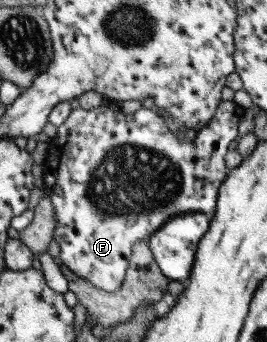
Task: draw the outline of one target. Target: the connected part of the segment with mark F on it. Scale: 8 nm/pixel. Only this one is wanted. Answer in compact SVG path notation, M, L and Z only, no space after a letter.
M232 100L221 101L214 112L214 115L208 120L208 123L201 127L198 132L193 133L189 138L176 136L172 134L164 118L154 109L139 108L133 113L126 113L122 108L112 111L108 106L98 106L92 109L80 109L74 107L70 110L68 117L56 126L56 135L52 137L52 141L48 143L45 162L41 164L43 177L43 193L50 199L54 208L56 218L56 227L52 239L59 245L59 258L70 272L74 275L86 280L88 284L98 287L101 291L116 291L122 279L124 278L126 268L128 267L128 258L131 254L132 244L140 240L146 241L149 235L159 228L168 219L174 218L175 214L183 214L184 212L197 211L204 213L213 213L217 198L219 185L224 181L228 169L224 166L224 154L235 144L239 134L237 133L237 123L240 119L242 109L240 109Z

